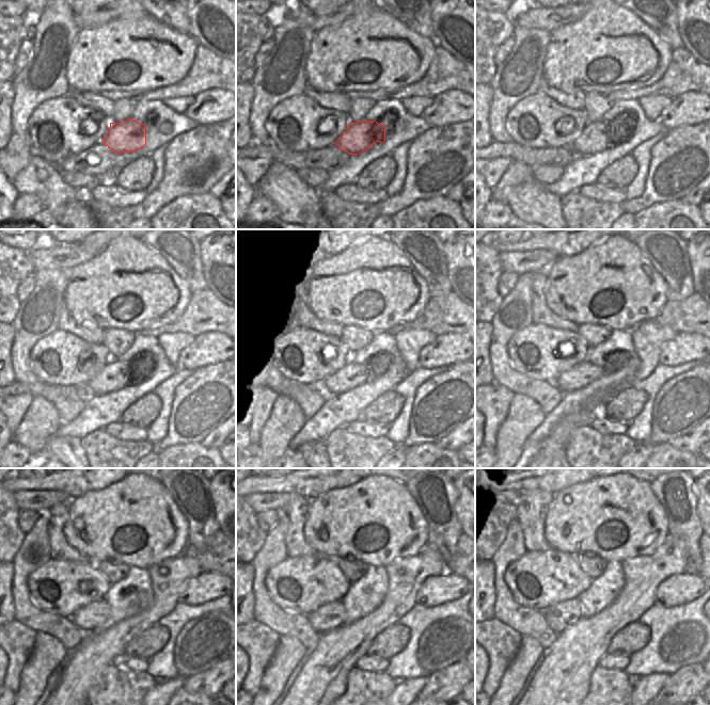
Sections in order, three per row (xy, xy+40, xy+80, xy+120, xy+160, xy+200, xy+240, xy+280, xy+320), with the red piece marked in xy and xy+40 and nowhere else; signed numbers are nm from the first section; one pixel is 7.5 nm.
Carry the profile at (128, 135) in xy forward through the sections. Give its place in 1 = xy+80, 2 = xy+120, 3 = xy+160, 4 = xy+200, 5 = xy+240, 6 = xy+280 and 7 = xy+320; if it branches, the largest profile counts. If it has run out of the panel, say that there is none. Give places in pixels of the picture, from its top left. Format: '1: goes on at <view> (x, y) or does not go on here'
1: goes on at xy+80 (595, 138)
2: goes on at xy+120 (115, 374)
3: goes on at xy+160 (352, 374)
4: goes on at xy+200 (583, 373)
5: goes on at xy+240 (92, 618)
6: goes on at xy+280 (330, 615)
7: goes on at xy+320 (561, 615)

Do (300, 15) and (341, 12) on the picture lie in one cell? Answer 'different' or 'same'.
same

